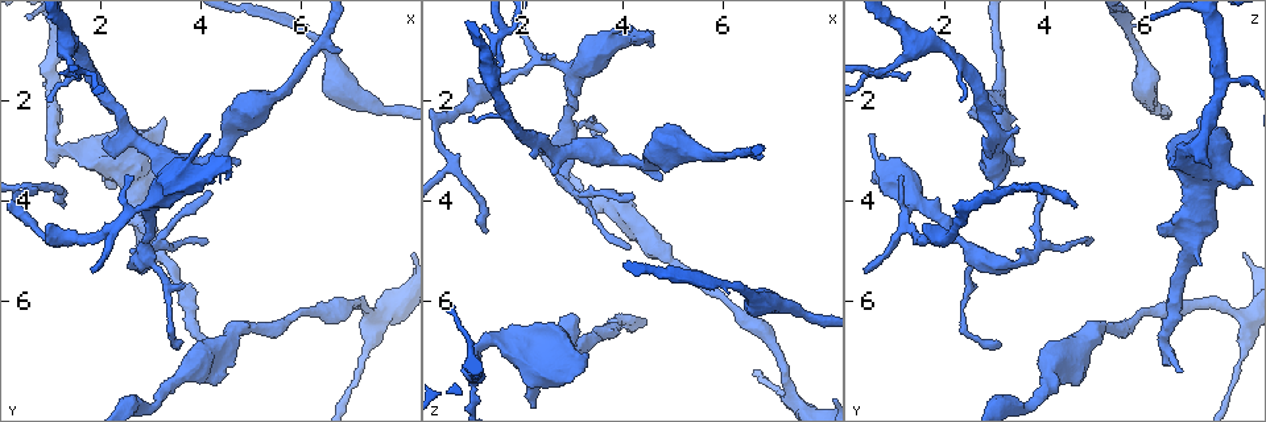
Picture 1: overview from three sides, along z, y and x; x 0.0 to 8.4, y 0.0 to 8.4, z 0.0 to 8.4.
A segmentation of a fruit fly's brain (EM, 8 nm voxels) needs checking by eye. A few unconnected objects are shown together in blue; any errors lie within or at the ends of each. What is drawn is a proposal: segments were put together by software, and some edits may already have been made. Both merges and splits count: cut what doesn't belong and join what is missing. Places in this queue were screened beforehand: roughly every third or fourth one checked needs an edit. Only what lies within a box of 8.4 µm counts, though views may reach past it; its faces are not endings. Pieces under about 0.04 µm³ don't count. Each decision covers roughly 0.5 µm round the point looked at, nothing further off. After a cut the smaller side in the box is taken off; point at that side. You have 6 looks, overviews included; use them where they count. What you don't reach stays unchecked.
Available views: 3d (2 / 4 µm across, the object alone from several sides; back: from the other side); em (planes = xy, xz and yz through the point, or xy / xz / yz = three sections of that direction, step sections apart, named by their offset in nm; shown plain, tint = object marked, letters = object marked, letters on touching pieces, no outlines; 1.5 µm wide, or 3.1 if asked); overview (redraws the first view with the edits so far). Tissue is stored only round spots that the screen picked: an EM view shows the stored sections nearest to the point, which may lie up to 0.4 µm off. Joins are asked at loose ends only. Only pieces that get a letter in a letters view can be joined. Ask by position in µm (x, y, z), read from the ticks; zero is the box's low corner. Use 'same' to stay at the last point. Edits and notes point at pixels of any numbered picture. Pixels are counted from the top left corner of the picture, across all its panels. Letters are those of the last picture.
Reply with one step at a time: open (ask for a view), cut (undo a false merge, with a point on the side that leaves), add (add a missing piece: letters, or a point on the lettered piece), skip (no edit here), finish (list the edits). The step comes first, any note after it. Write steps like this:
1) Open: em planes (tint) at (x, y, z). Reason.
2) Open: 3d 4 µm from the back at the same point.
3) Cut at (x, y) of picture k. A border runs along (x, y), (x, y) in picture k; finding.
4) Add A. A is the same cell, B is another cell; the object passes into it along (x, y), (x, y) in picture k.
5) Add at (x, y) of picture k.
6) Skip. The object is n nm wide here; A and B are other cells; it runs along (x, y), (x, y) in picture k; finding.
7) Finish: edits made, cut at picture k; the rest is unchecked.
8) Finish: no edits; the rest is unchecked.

Open: em planes (letters) at (2.70, 5.25, 3.55). Abrupt turn.

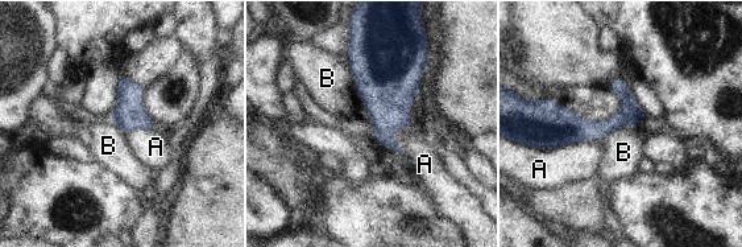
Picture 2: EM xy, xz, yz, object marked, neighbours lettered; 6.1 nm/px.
Skip. The object is 140 nm wide here; A and B are other cells; it runs along (641, 119), (546, 134) in picture 2; continuous, no second cell.

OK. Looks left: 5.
Open: 3d 2 µm at (3.50, 7.55, 4.10). Thick turns thin.

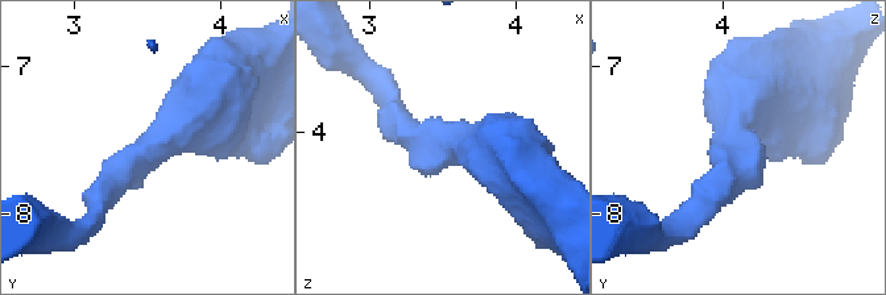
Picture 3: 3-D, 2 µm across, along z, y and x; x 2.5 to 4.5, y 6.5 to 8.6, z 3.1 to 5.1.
Open: em xz step 4 (tint) at (3.52, 7.54, 4.10). The arms are 170, 480 nm wide.

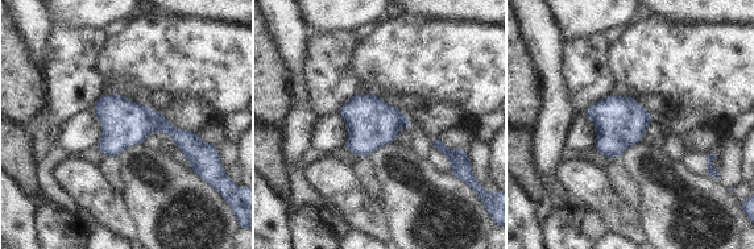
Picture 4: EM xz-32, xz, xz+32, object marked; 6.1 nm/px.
Open: em xz step 4 (letters) at the same point.

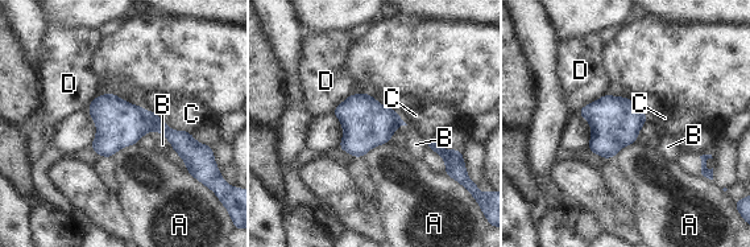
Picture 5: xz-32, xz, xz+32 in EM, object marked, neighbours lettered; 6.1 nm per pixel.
Skip. A, B, C and D are other cells; a border runs along (137, 143), (121, 147), (112, 157) in picture 5; all the same cell.

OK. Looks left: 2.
Finish: no edits; the rest is unchecked.

